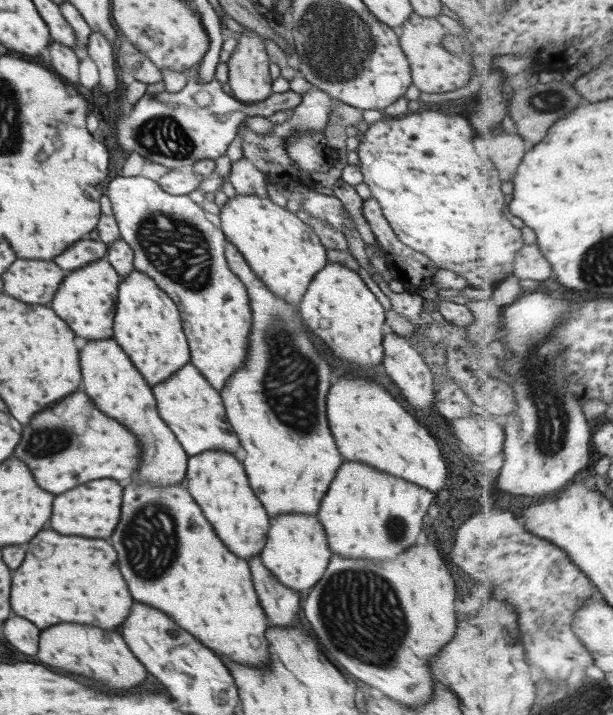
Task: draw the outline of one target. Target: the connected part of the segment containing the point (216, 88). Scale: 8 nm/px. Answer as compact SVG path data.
M191 80L179 92L147 93L145 92L133 105L131 112L123 116L120 112L116 121L117 142L123 151L131 153L137 152L139 156L149 162L156 162L168 169L177 169L181 166L192 166L195 161L203 158L215 160L222 157L227 150L227 145L237 133L237 127L250 115L260 115L269 117L275 112L291 110L293 105L297 105L302 98L301 93L287 91L271 93L264 101L256 103L241 103L236 98L227 95L221 90L220 84L215 80L205 84L193 84Z

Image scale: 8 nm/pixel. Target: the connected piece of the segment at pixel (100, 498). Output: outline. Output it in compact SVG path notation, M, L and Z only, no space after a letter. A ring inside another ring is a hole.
M113 480L85 482L53 498L51 528L65 536L109 538L119 520L119 506L121 506L121 486L117 482Z

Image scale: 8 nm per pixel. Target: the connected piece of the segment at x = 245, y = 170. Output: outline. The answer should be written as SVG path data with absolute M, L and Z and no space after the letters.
M245 157L230 164L228 178L239 196L257 194L257 197L267 197L265 174L261 174Z

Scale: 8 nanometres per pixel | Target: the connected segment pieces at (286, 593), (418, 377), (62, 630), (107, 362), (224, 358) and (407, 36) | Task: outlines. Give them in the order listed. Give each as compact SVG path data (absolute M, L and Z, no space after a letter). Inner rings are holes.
M259 554L247 560L248 568L251 575L254 591L256 592L259 604L263 613L267 617L270 626L297 626L299 624L299 599L298 593L281 582L267 571Z
M385 330L382 336L382 365L385 374L389 376L391 382L399 388L401 396L407 400L417 411L429 414L433 408L433 392L435 385L432 382L432 374L428 366L423 362L422 356L411 344L408 344L403 336L399 336L390 330Z
M57 624L49 626L39 634L39 650L37 658L51 668L61 668L67 674L77 674L85 680L91 680L93 670L93 684L101 686L107 692L121 694L145 684L147 672L135 660L135 656L127 650L126 642L121 640L117 632L103 632L93 626L75 626L75 624Z
M113 338L87 341L78 350L78 365L81 391L93 400L101 414L121 422L137 438L137 445L141 448L141 462L135 472L135 480L149 482L153 486L173 486L182 482L185 479L188 456L159 418L151 388L117 342Z
M140 175L107 180L103 194L110 200L121 240L132 250L134 269L153 280L173 300L179 310L182 331L190 350L190 363L199 370L213 390L220 391L225 380L245 364L251 328L251 311L245 285L229 270L224 258L224 234L205 218L203 210L187 195L169 194L161 190L157 182Z
M411 12L409 18L399 27L399 30L401 30L399 46L401 46L403 54L407 56L413 86L417 86L421 92L427 92L427 94L443 94L451 92L451 90L457 90L457 88L464 94L467 93L467 88L463 88L463 86L471 78L469 51L465 53L449 53L441 45L441 41L445 36L464 34L463 26L456 18L449 18L449 16L452 15L442 12L437 16L433 16L433 18L423 18Z

